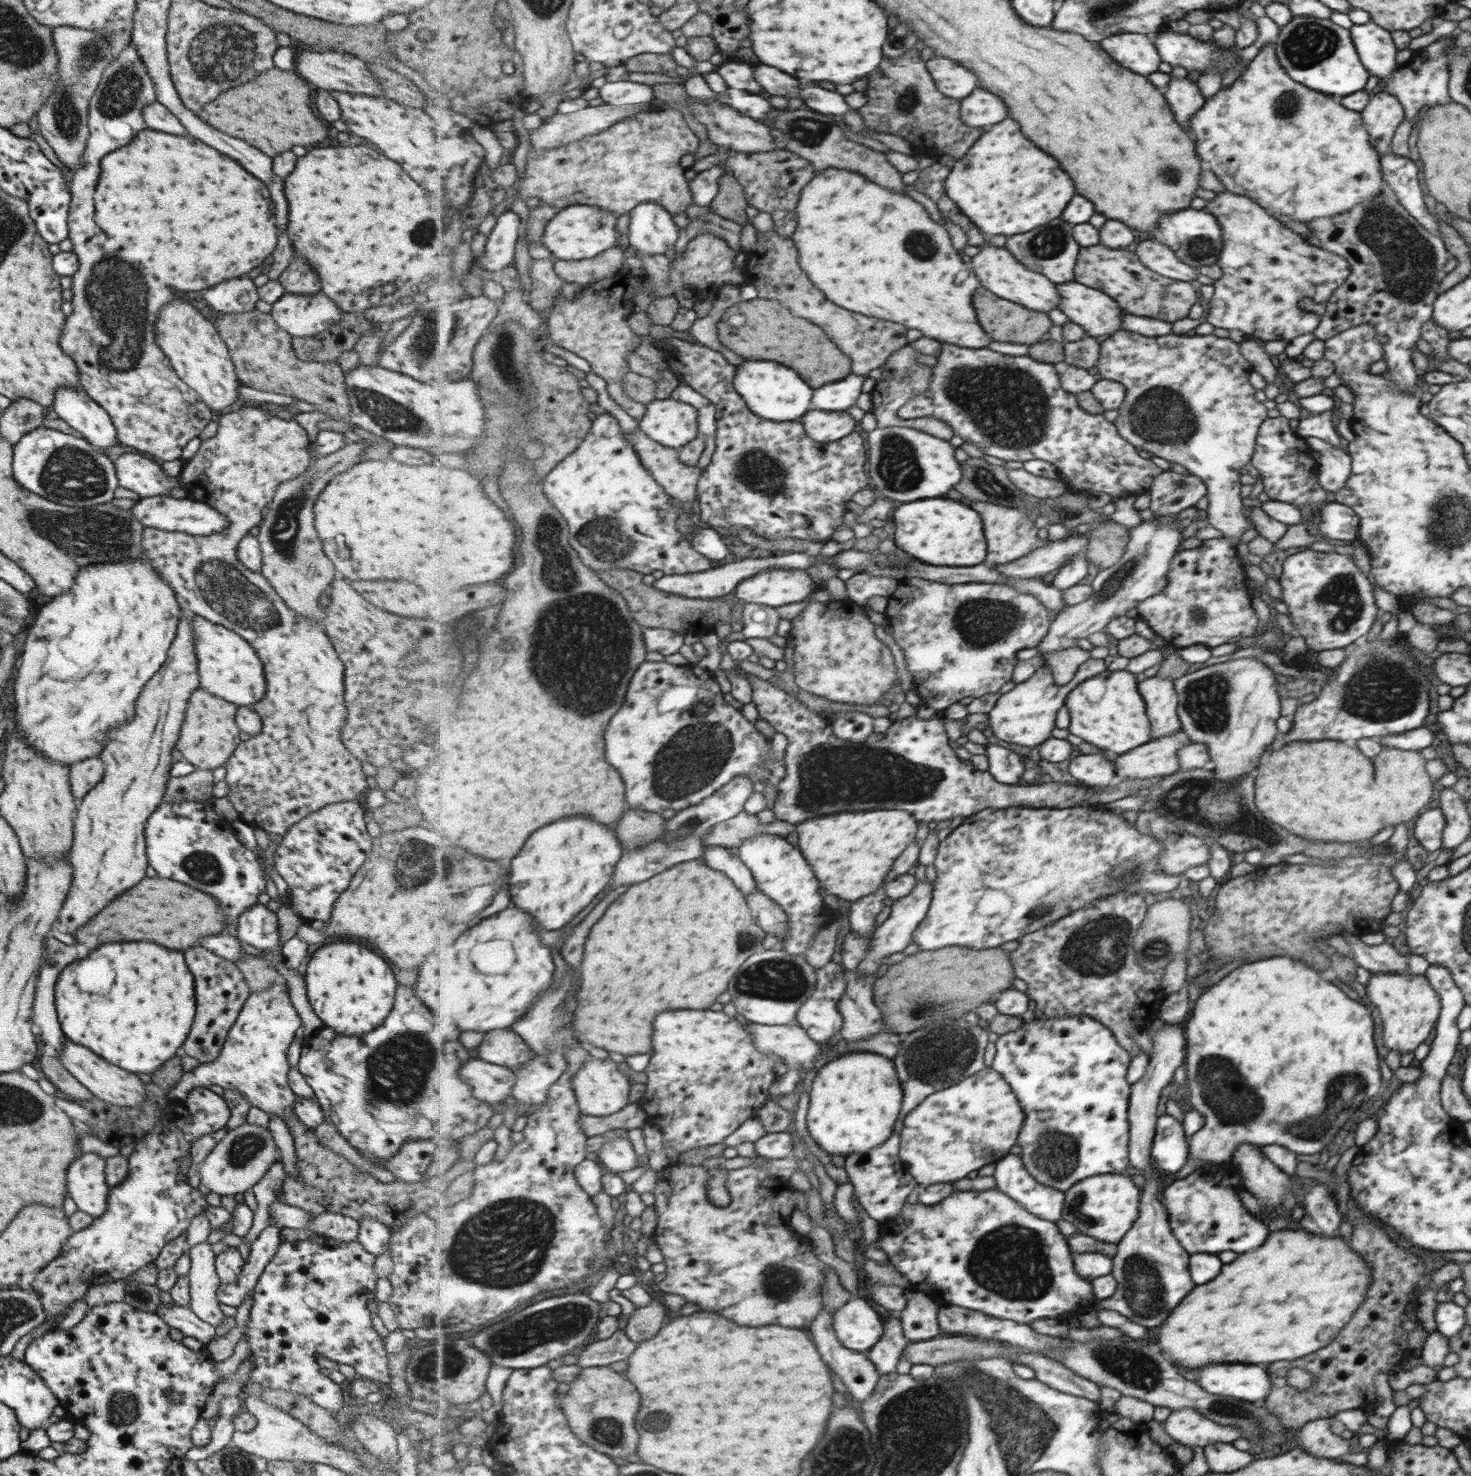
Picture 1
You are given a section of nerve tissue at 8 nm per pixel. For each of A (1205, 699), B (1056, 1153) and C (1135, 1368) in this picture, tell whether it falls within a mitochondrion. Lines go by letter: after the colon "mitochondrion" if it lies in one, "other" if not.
A: mitochondrion
B: mitochondrion
C: mitochondrion

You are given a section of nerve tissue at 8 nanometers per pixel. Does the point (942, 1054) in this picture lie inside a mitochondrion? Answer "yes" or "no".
yes

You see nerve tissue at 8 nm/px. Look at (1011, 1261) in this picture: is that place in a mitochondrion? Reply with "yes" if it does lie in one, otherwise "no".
yes

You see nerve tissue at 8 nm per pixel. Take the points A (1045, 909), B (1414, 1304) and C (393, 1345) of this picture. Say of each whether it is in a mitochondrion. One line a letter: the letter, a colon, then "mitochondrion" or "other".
A: mitochondrion
B: other
C: other

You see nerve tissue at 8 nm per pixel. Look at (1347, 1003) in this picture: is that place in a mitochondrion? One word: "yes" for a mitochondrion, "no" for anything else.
no

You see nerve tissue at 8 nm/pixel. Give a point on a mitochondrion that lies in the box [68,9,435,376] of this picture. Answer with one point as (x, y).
(224, 47)

